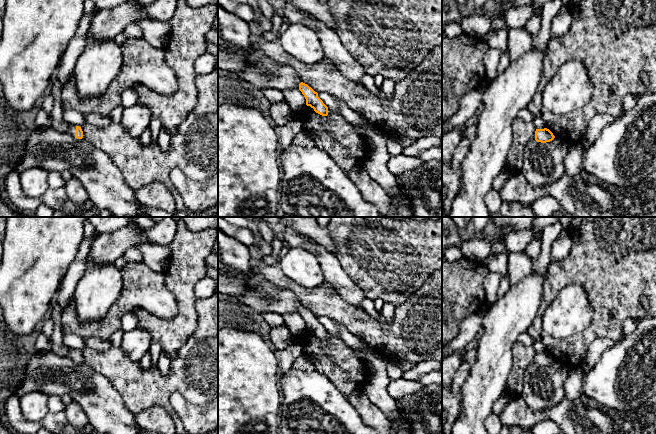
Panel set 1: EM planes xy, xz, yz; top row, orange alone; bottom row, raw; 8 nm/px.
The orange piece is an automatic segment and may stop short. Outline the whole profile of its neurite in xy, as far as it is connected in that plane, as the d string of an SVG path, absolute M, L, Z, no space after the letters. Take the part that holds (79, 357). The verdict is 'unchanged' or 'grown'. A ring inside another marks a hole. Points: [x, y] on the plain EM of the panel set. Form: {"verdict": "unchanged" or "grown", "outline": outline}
{"verdict": "grown", "outline": "M70 348L69 349L69 358L77 363L83 362L83 355L81 351Z"}

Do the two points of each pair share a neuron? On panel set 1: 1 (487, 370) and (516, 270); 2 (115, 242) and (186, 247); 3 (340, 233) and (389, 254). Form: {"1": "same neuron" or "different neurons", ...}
{"1": "different neurons", "2": "different neurons", "3": "same neuron"}

